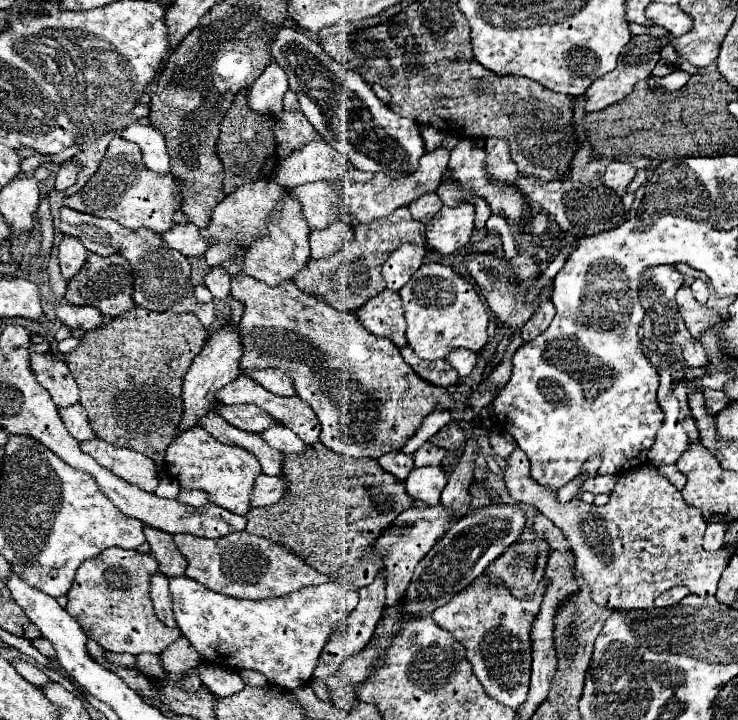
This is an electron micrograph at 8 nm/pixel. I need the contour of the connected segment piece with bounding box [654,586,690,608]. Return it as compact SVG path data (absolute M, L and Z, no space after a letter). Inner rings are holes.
M674 586L674 588L670 588L668 592L664 592L664 594L660 594L658 598L656 598L656 606L672 606L672 604L678 604L682 598L686 598L690 592L688 592L688 588L686 586Z

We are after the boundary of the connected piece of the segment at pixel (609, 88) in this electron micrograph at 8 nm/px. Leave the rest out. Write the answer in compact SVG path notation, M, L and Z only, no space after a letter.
M648 34L632 36L632 40L630 40L630 42L624 46L624 50L620 52L616 70L612 70L612 72L604 74L602 78L594 80L592 86L588 88L588 92L586 92L586 112L604 110L606 106L610 106L610 104L614 104L614 102L624 100L624 98L632 92L632 88L634 88L634 84L636 84L638 80L644 80L644 78L648 78L648 76L652 74L654 66L656 66L658 60L660 60L660 50L662 50L662 48L664 48L664 46L662 46L660 38L656 38L656 36L648 36Z

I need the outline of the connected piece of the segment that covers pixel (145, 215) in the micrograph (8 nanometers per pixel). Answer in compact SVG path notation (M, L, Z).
M116 136L112 138L98 172L80 192L64 198L64 206L98 218L112 218L126 228L150 228L162 234L172 228L172 216L180 206L180 190L170 174L156 176L156 172L148 172L140 160L140 148Z

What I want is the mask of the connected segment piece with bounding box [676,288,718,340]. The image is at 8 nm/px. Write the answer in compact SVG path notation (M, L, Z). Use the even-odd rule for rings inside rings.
M680 288L676 292L676 304L678 304L678 310L680 310L680 314L682 314L682 318L684 318L686 326L688 326L688 330L690 330L690 334L696 340L700 340L702 332L708 326L716 324L716 320L718 320L718 316L716 316L714 310L710 310L708 306L696 302L696 298L692 296L690 288Z

